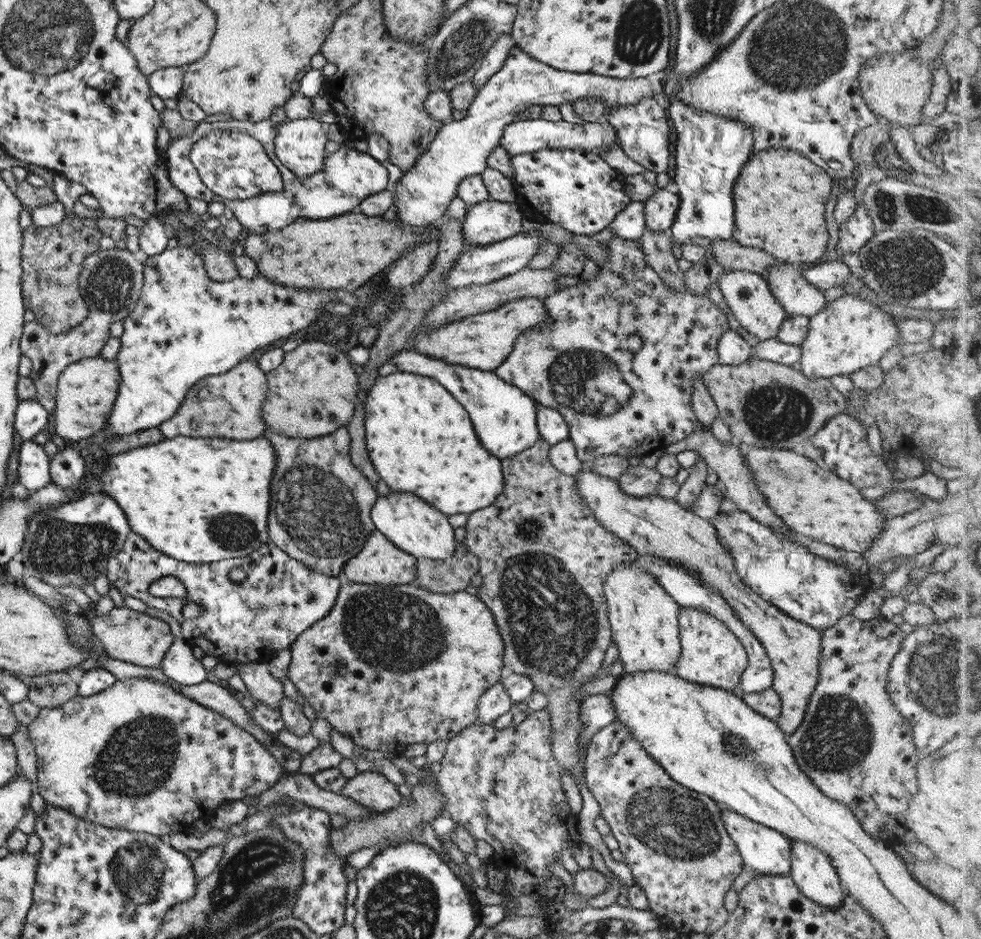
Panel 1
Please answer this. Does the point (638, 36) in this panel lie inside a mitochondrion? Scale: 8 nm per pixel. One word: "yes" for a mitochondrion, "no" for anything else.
yes

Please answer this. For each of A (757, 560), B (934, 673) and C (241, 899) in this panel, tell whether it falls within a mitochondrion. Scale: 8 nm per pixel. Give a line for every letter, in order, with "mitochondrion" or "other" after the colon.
A: mitochondrion
B: mitochondrion
C: mitochondrion

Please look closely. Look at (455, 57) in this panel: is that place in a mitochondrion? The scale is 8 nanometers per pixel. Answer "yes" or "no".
yes

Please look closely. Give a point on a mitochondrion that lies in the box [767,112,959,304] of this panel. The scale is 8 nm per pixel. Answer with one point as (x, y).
(891, 208)

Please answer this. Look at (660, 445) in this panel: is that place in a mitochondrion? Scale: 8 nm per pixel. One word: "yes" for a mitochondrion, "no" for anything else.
no

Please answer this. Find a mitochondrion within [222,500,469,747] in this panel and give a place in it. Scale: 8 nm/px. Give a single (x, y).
(404, 633)

